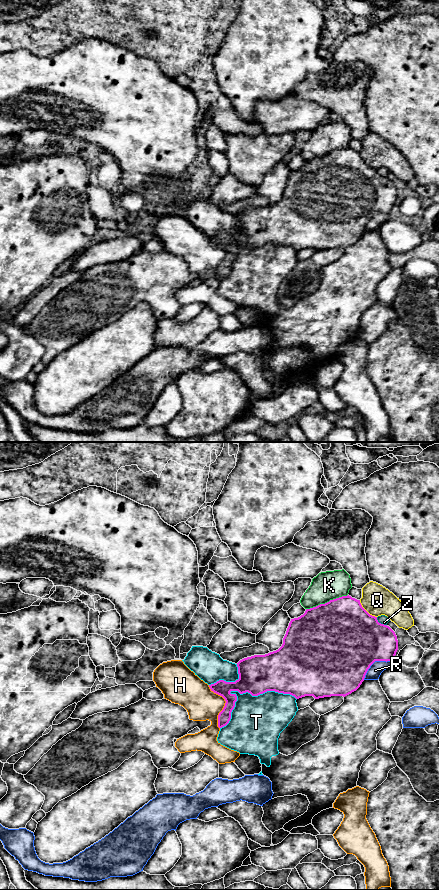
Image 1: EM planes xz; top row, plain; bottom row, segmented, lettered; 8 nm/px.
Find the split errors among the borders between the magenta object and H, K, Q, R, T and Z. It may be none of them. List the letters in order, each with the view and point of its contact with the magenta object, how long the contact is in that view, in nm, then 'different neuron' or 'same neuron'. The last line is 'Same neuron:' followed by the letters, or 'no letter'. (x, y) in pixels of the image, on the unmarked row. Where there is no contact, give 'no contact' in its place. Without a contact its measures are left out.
H: contact xz (225, 257); length 360 nm; different neuron
K: contact xz (327, 154); length 360 nm; different neuron
Q: contact xz (365, 162); length 200 nm; different neuron
R: contact xz (374, 213); length 280 nm; different neuron
T: contact xz (243, 244); length 650 nm; different neuron
Z: contact xz (380, 175); length 110 nm; different neuron
Same neuron: no letter

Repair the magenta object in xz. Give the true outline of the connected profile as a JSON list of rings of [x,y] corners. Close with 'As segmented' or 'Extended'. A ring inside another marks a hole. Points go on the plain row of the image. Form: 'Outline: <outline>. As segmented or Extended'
Outline: [[[349,147],[330,152],[329,154],[325,156],[320,156],[310,161],[306,161],[303,167],[301,167],[298,170],[291,171],[289,178],[287,180],[286,186],[283,190],[283,196],[278,202],[270,204],[265,207],[254,207],[254,208],[247,209],[247,210],[240,212],[237,215],[239,231],[236,232],[235,234],[226,234],[224,232],[219,232],[214,236],[209,237],[211,243],[222,248],[226,253],[223,262],[218,267],[218,279],[222,280],[226,278],[231,271],[231,264],[235,259],[235,254],[237,253],[236,246],[231,246],[230,245],[231,243],[238,243],[240,246],[248,244],[252,248],[258,248],[267,243],[275,243],[278,245],[290,246],[294,248],[296,251],[299,251],[305,248],[313,248],[315,251],[331,249],[331,248],[345,249],[351,246],[352,244],[356,243],[360,239],[360,237],[364,233],[364,230],[368,221],[375,213],[386,213],[386,214],[393,213],[397,202],[398,202],[398,192],[397,192],[397,188],[395,184],[389,178],[379,175],[377,172],[377,169],[370,167],[362,159],[360,152],[352,150]]]. As segmented

